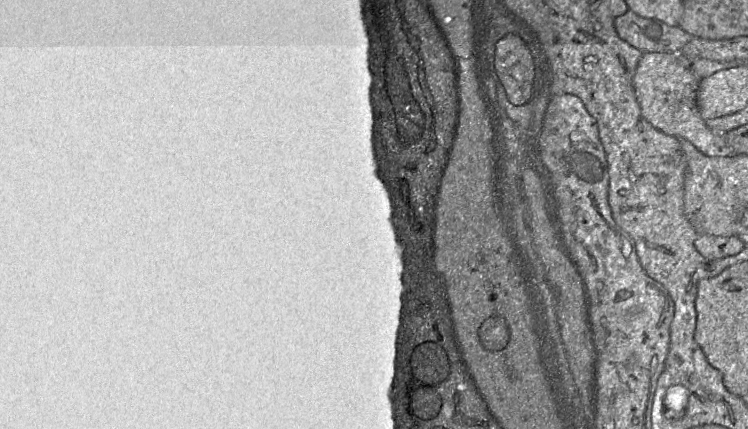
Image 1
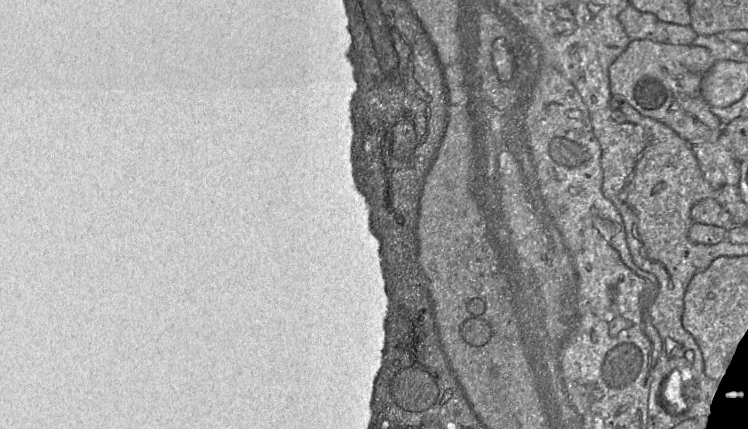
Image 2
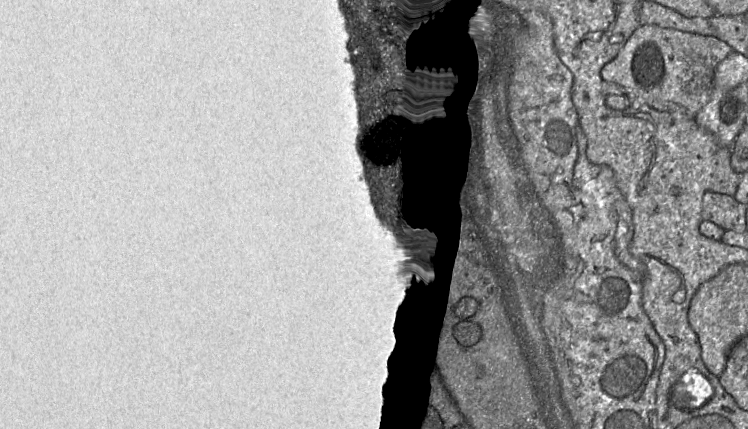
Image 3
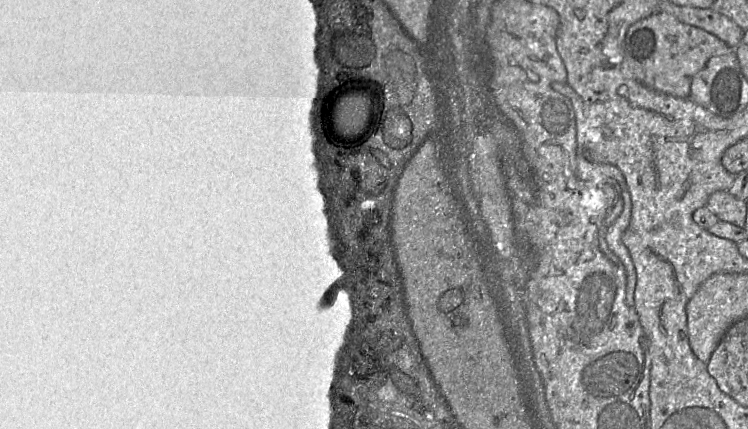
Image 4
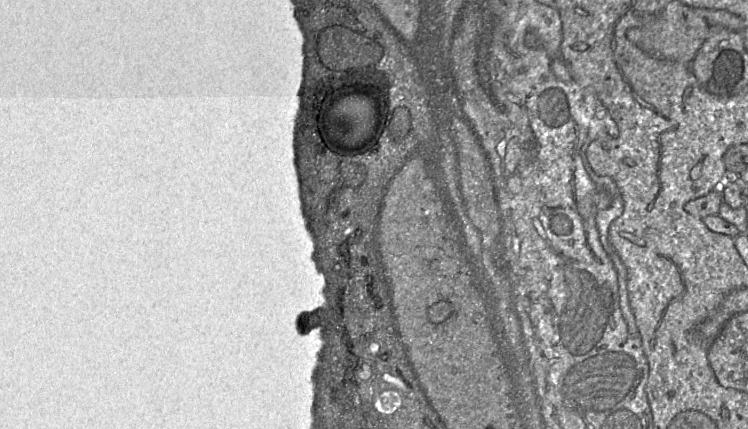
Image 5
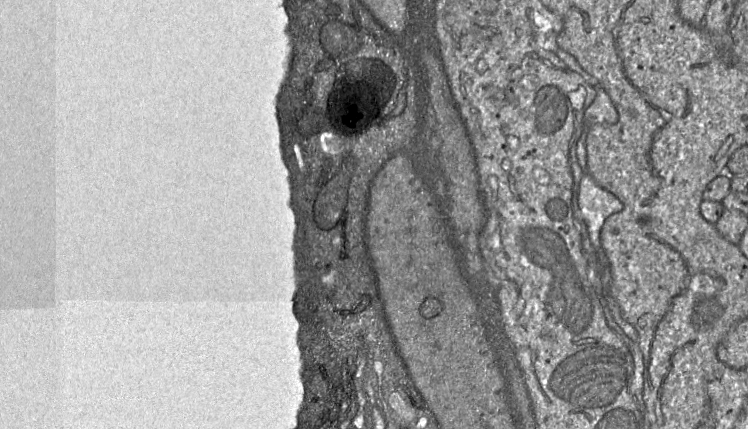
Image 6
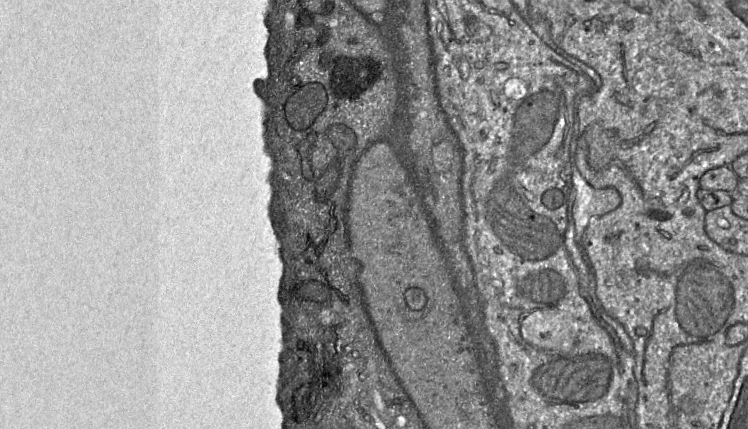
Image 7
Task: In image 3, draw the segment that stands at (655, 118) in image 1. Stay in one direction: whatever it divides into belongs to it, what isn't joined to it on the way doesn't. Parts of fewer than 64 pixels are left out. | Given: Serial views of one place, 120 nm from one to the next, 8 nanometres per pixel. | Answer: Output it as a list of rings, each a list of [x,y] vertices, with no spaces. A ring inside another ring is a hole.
[[[640,25],[616,57],[604,65],[601,77],[631,91],[653,109],[695,117],[710,99],[717,65],[732,52],[727,43],[714,36]]]

